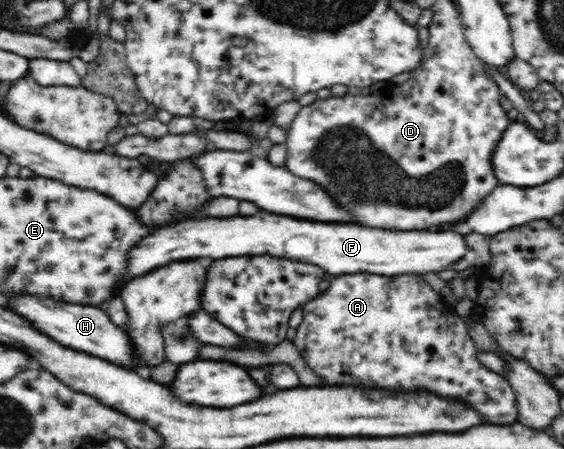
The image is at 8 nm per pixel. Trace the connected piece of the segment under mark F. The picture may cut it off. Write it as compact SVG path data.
M258 211L251 216L230 217L200 217L200 219L188 219L172 225L164 224L150 236L136 243L128 251L128 265L126 265L126 277L116 283L116 289L151 272L153 269L172 264L175 261L188 259L221 259L224 257L240 257L249 255L270 254L276 257L288 258L289 260L311 263L321 267L325 272L334 276L350 273L376 273L396 276L397 274L412 273L424 275L424 273L438 273L452 268L454 263L466 255L468 244L465 237L456 231L391 231L390 229L366 229L358 225L344 225L344 223L320 223L320 221L298 221L292 217L280 217L274 213Z

